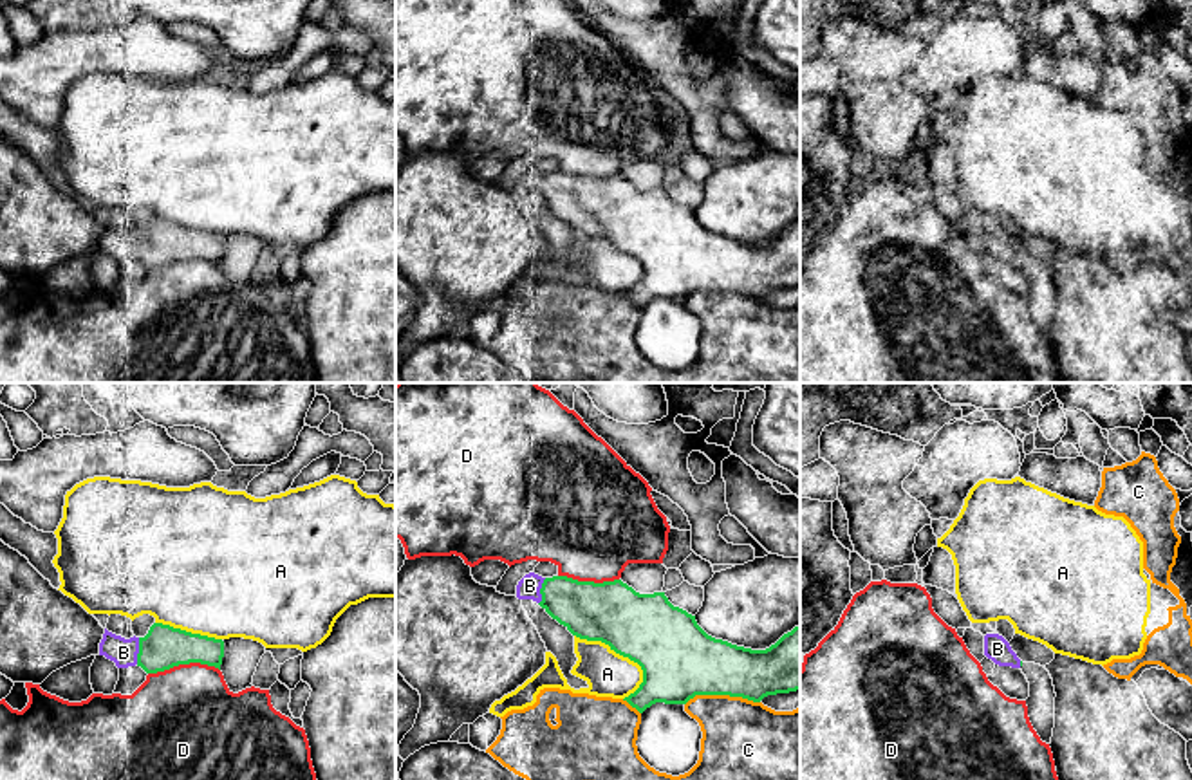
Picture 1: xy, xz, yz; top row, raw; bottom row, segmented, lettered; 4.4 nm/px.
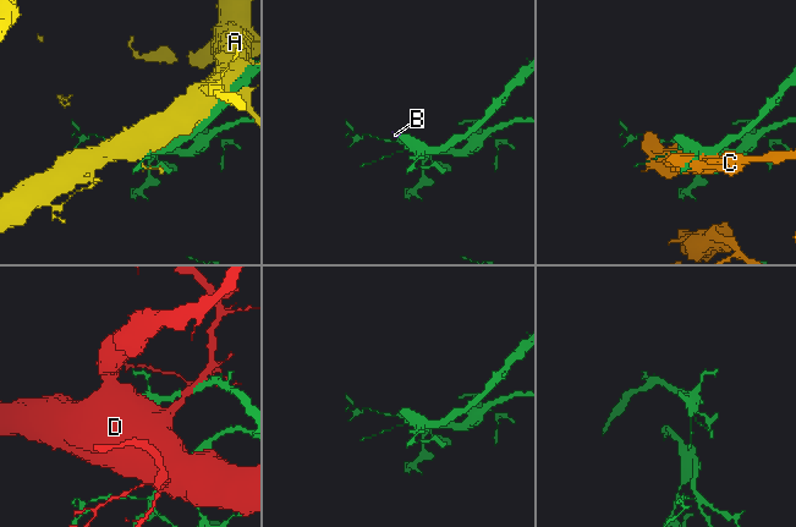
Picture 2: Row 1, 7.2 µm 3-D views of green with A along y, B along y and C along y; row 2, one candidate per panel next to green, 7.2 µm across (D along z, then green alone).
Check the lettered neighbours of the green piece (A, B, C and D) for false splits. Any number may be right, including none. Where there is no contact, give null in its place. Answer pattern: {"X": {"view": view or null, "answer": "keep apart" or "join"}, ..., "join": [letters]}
{"A": {"view": "xz", "answer": "keep apart"}, "B": {"view": "xy", "answer": "join"}, "C": {"view": "xz", "answer": "keep apart"}, "D": {"view": "xy", "answer": "keep apart"}, "join": ["B"]}

